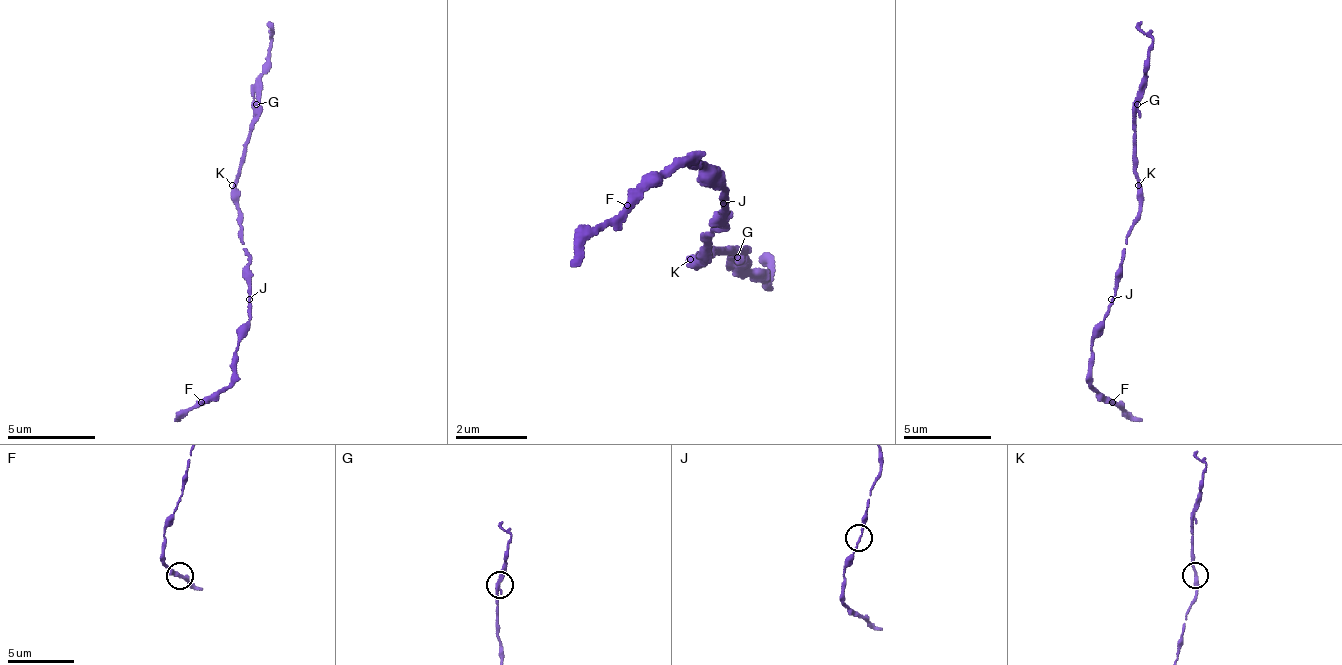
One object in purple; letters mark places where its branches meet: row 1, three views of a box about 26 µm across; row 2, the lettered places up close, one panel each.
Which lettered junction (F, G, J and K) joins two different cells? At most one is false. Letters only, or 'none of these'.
G

